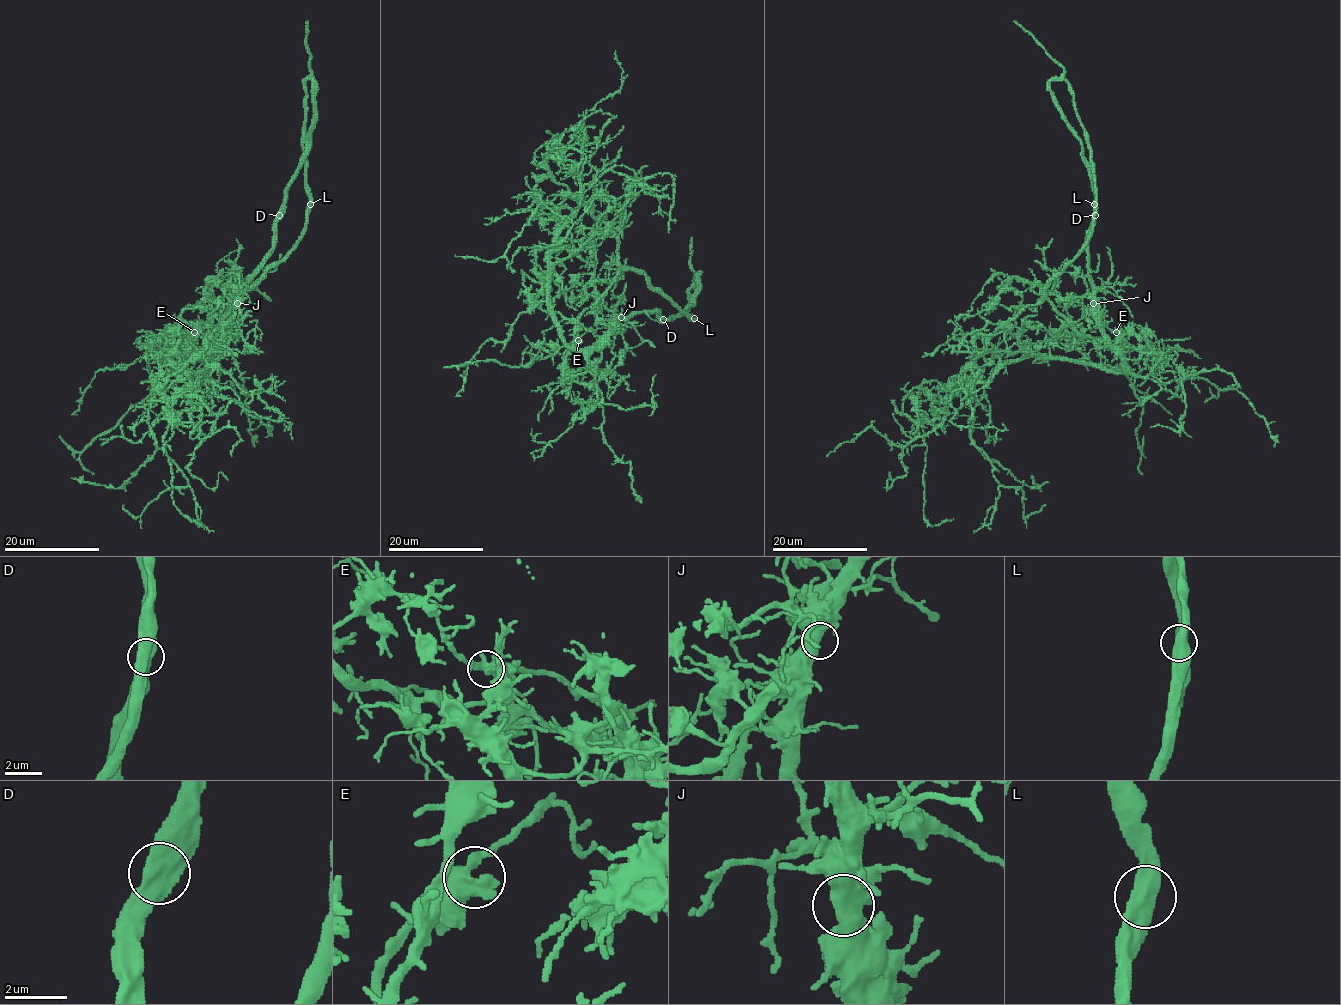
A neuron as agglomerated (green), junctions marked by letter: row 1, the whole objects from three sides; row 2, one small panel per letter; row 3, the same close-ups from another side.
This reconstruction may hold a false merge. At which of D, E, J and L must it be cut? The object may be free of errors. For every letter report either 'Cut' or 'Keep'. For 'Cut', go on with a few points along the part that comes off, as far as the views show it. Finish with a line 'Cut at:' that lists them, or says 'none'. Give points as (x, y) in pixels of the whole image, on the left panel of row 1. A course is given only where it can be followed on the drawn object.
D: Keep
E: Keep
J: Keep
L: Keep
Cut at: none

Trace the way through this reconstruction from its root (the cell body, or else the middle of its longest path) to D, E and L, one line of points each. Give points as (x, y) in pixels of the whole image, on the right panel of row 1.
D: (997, 328), (1044, 300), (1073, 321), (1082, 316), (1085, 307), (1078, 301), (1093, 292), (1088, 229), (1094, 215)
E: (997, 328), (1027, 306), (1047, 300), (1084, 335), (1119, 340), (1122, 333), (1116, 332)
L: (997, 328), (1027, 306), (1036, 306), (1047, 285), (1078, 254), (1091, 231), (1094, 204)

